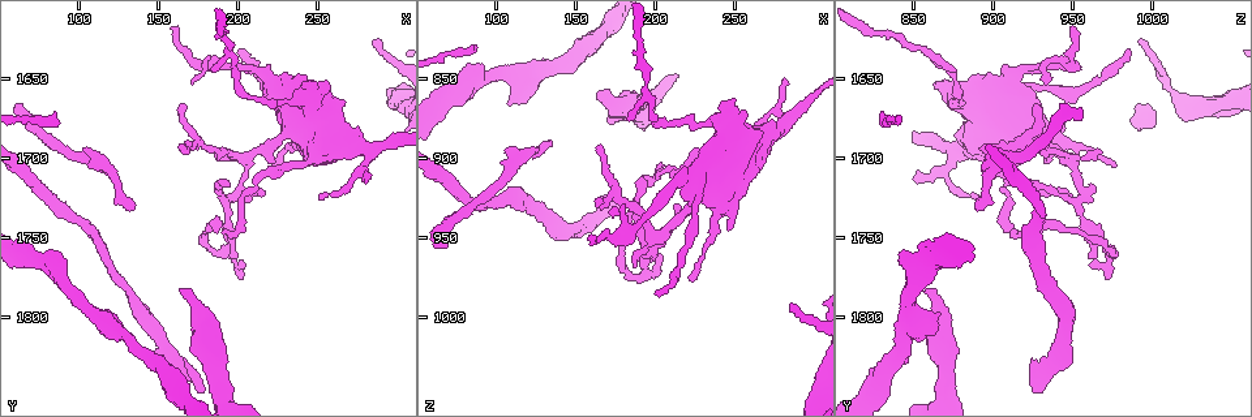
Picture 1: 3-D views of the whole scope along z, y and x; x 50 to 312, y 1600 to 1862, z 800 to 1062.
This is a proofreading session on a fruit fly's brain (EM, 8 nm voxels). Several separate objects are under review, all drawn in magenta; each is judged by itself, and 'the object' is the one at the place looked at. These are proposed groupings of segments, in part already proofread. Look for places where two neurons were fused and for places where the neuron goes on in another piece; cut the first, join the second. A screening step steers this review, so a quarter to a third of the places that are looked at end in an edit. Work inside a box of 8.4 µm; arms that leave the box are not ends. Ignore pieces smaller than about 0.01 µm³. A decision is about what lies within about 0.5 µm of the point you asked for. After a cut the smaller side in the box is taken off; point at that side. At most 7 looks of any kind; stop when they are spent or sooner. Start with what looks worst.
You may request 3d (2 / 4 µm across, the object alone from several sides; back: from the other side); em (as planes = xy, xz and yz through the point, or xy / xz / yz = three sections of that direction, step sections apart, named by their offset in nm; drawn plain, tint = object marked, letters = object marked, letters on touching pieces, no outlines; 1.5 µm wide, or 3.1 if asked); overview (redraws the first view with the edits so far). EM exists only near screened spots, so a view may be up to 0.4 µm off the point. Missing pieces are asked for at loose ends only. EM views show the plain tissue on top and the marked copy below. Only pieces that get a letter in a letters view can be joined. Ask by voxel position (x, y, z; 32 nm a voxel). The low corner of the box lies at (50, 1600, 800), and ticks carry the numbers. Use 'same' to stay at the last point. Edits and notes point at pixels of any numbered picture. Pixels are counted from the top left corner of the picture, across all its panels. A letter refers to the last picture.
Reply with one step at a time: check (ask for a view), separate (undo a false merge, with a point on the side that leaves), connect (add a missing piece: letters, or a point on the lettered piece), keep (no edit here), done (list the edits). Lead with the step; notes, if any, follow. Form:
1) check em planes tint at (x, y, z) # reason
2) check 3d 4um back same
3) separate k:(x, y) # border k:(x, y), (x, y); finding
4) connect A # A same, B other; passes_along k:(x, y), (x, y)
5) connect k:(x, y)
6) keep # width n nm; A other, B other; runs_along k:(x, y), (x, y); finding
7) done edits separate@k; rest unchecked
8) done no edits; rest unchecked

check 3d 4um back at (164, 1784, 860) # free end

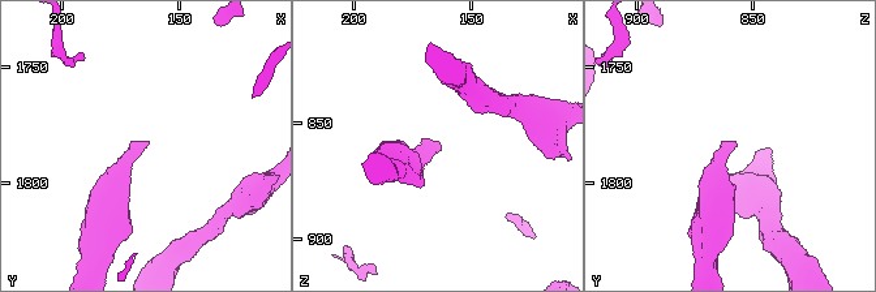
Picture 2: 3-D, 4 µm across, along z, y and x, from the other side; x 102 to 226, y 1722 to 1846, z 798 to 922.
check em planes letters at (164, 1782, 859)

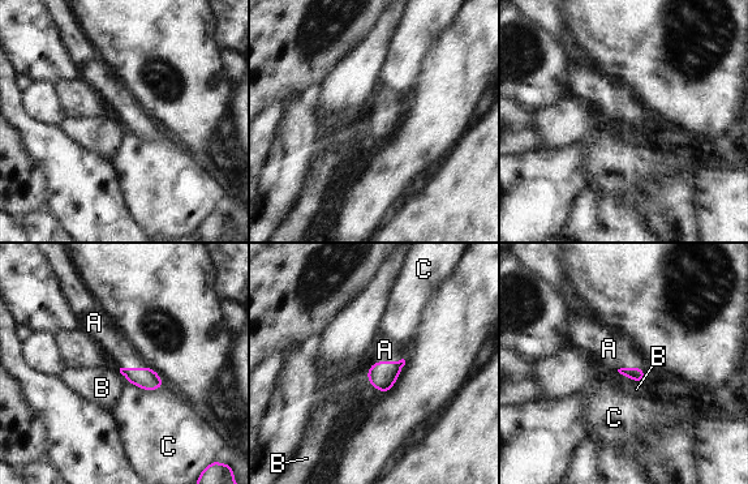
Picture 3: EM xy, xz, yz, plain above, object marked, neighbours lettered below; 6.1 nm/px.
connect A # A same, B other, C other; passes_along 3:(637, 375), (633, 368), (609, 348); the neuron continues

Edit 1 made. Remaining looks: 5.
check overview # see it whole again

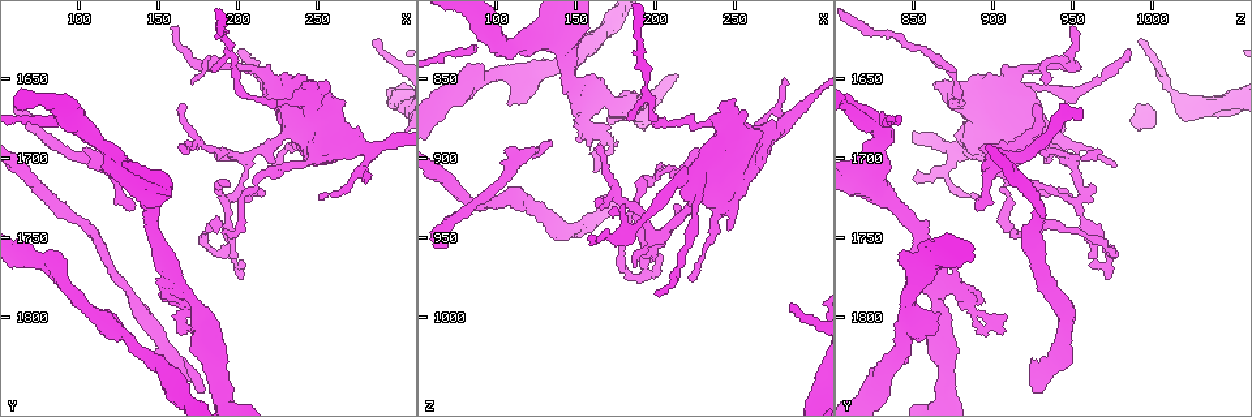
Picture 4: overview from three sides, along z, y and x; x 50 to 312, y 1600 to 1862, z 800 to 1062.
check 3d 2um at (222, 1704, 978) # branch stops here

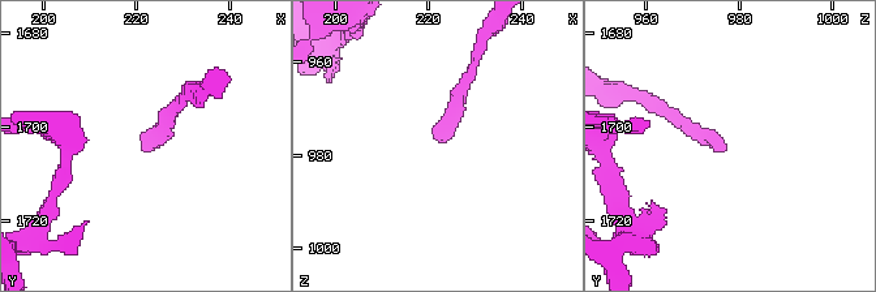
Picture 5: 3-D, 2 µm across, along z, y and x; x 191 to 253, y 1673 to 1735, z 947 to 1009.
check em xy step 8 tint at (222, 1705, 977) # shape alone is not enough

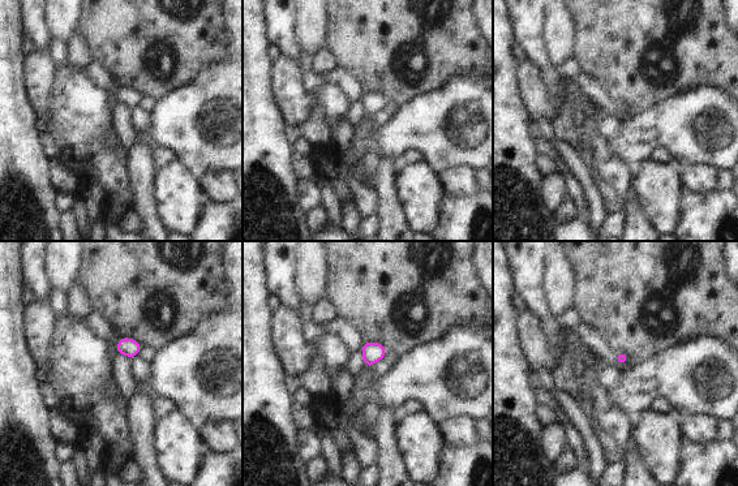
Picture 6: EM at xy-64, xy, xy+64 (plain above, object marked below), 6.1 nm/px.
check em planes letters same # cut it another way

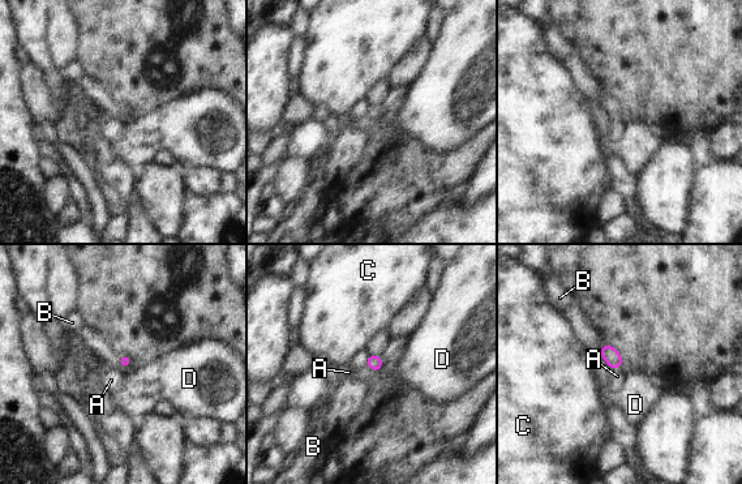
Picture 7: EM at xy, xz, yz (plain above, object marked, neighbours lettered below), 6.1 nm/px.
connect A # longest_contact B 80 nm; A same, B other, C other, D other; it goes on there

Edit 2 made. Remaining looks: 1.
done edits connect@3, connect@7; rest unchecked

